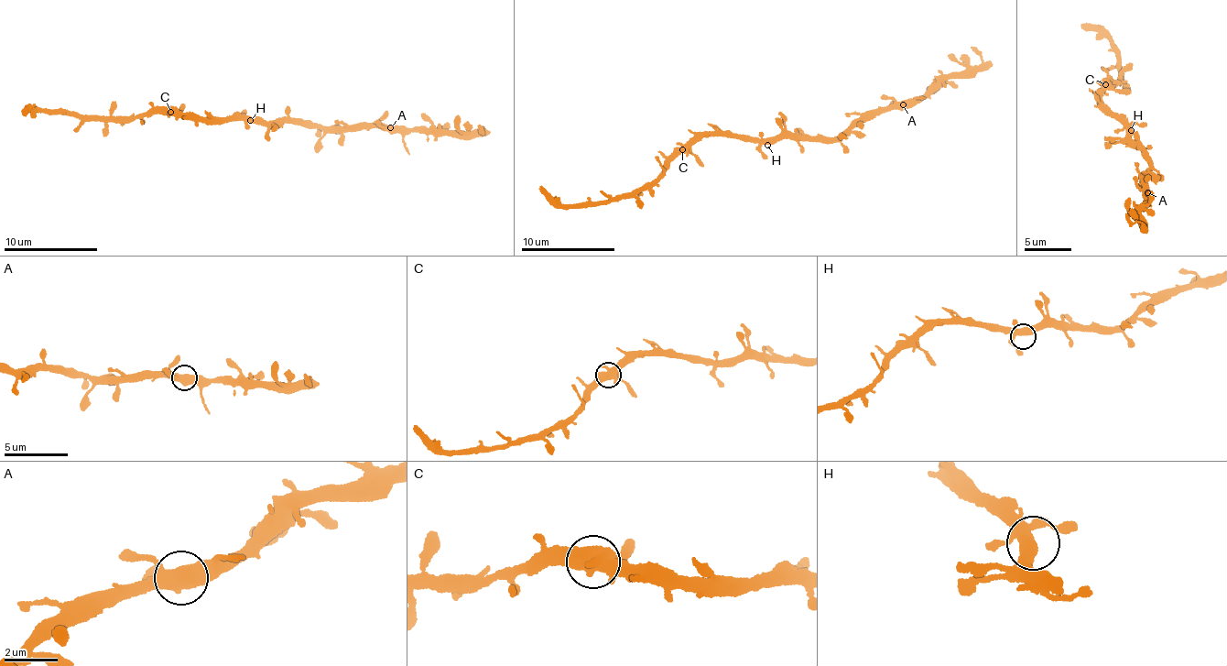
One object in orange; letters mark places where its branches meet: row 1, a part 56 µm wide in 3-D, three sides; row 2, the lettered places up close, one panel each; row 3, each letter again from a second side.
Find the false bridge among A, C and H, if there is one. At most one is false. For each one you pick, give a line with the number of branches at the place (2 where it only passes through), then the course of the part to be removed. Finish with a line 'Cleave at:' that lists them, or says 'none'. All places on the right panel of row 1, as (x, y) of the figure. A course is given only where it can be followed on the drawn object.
Cleave at: none

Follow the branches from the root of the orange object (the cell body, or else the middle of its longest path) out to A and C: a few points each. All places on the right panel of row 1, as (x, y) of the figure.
A: (1127, 126), (1130, 138), (1149, 158), (1149, 169), (1145, 177), (1149, 188), (1147, 192)
C: (1127, 126), (1100, 99), (1099, 93), (1106, 84)

